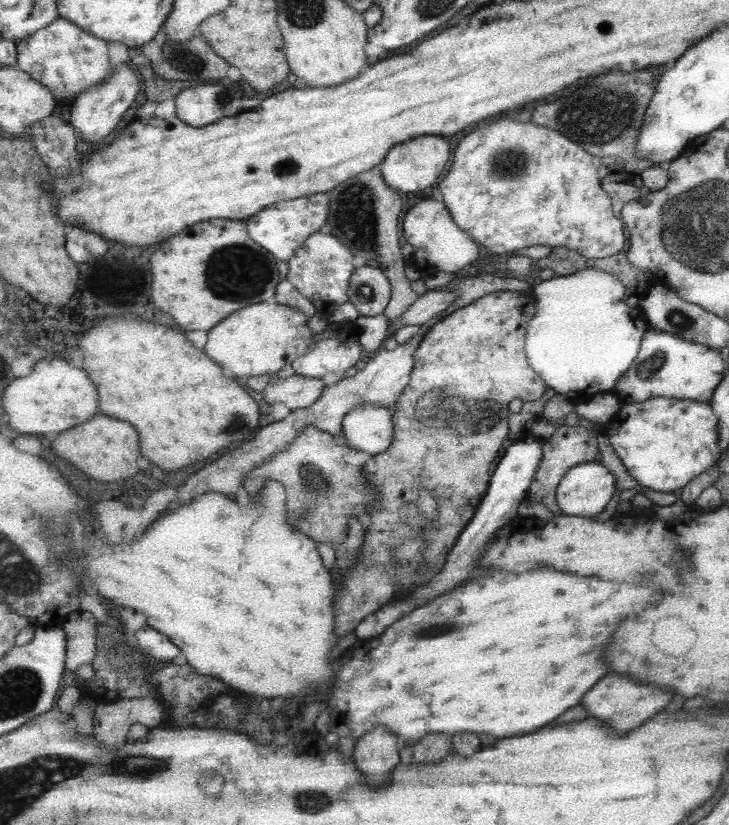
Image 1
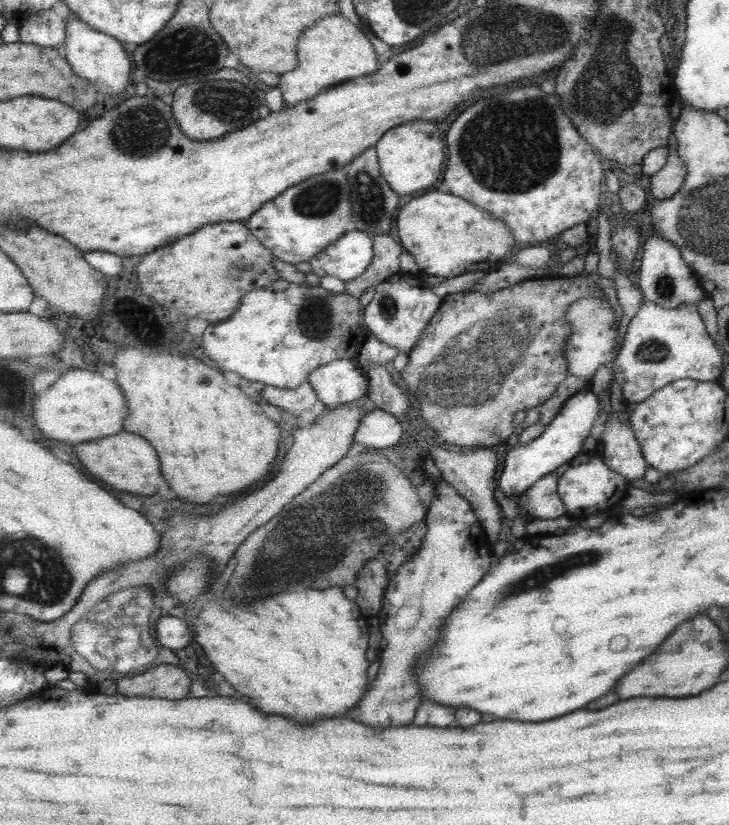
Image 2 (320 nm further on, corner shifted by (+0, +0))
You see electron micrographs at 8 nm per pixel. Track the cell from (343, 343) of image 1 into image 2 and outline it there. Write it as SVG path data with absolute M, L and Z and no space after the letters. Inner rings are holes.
M356 359L330 362L313 372L309 382L328 410L367 398L370 385L366 372Z

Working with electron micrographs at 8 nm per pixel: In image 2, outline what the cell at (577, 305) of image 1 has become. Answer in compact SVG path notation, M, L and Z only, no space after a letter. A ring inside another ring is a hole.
M598 296L598 298L582 298L568 308L566 321L570 324L570 335L566 338L563 350L563 355L568 363L568 375L576 376L578 379L591 378L598 366L601 366L603 363L609 366L610 358L615 356L613 352L615 350L618 325L614 324L615 317L609 307L609 303L605 300L604 296Z

